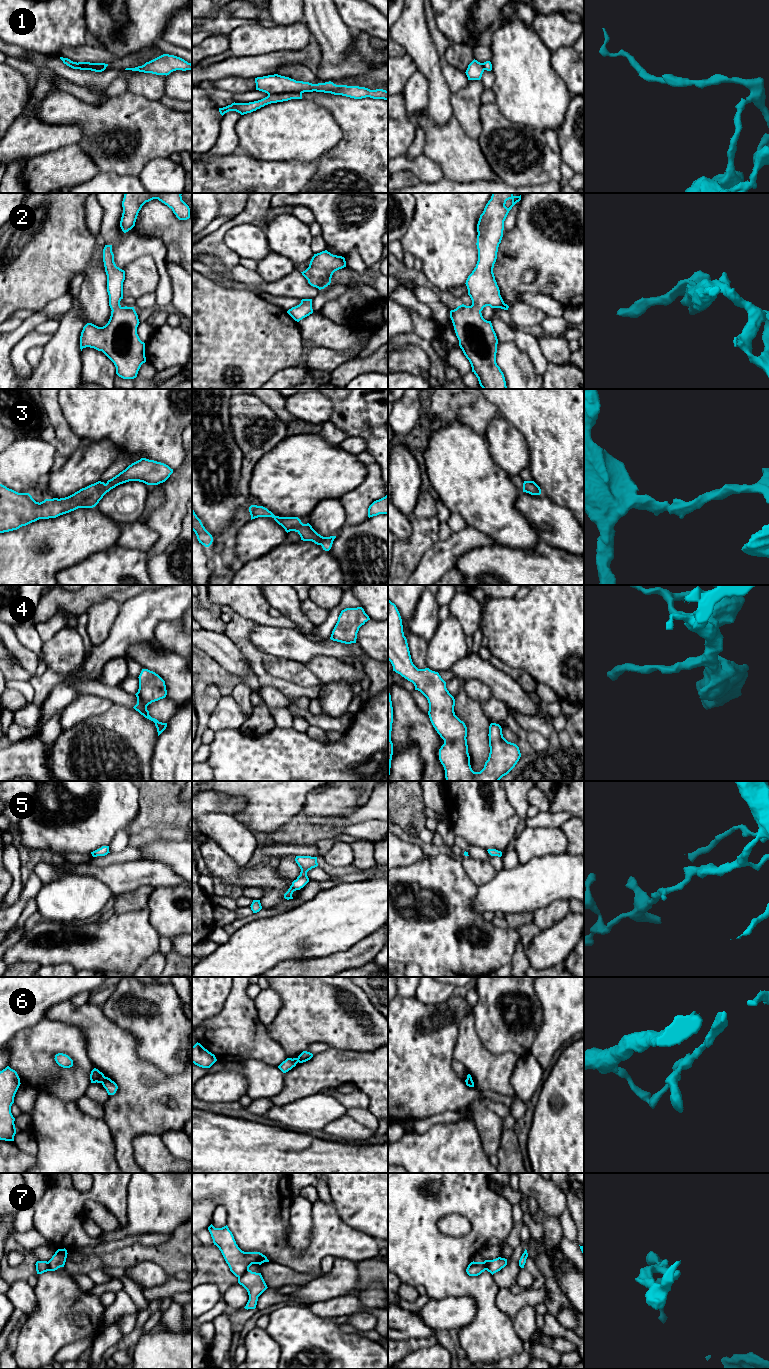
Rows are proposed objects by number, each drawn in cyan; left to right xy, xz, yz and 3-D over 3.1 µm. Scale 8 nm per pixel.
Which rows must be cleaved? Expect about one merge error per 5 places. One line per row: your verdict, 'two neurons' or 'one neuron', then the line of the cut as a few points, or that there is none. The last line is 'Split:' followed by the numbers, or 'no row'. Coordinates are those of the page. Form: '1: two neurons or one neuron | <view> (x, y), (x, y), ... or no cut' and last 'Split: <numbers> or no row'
1: two neurons | xz (301, 92), (279, 92), (268, 95)
2: one neuron | no cut
3: one neuron | no cut
4: one neuron | no cut
5: one neuron | no cut
6: two neurons | xy (105, 1077), (101, 1082)
7: two neurons | xz (248, 1268), (238, 1278)
Split: 1, 6, 7

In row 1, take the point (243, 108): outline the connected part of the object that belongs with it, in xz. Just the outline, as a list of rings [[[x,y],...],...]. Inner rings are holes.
[[[279,93],[279,94],[268,95],[267,97],[261,100],[249,102],[249,103],[234,102],[231,105],[228,105],[226,107],[219,108],[219,112],[222,116],[229,111],[236,111],[240,113],[241,115],[244,115],[244,114],[256,111],[257,109],[260,109],[261,107],[264,107],[265,105],[268,105],[271,103],[288,101],[291,99],[302,99],[302,93]]]

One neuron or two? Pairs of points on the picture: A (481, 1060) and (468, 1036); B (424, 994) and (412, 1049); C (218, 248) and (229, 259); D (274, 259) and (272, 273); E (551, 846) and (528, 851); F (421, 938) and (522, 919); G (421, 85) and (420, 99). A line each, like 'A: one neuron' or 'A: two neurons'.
A: one neuron
B: two neurons
C: one neuron
D: one neuron
E: one neuron
F: two neurons
G: one neuron

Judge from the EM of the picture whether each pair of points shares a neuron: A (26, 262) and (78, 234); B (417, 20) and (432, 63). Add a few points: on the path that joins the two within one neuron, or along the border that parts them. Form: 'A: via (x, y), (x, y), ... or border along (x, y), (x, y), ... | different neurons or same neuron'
A: via (39, 253), (49, 243), (65, 243) | same neuron
B: via (417, 31), (417, 43), (423, 52) | same neuron

